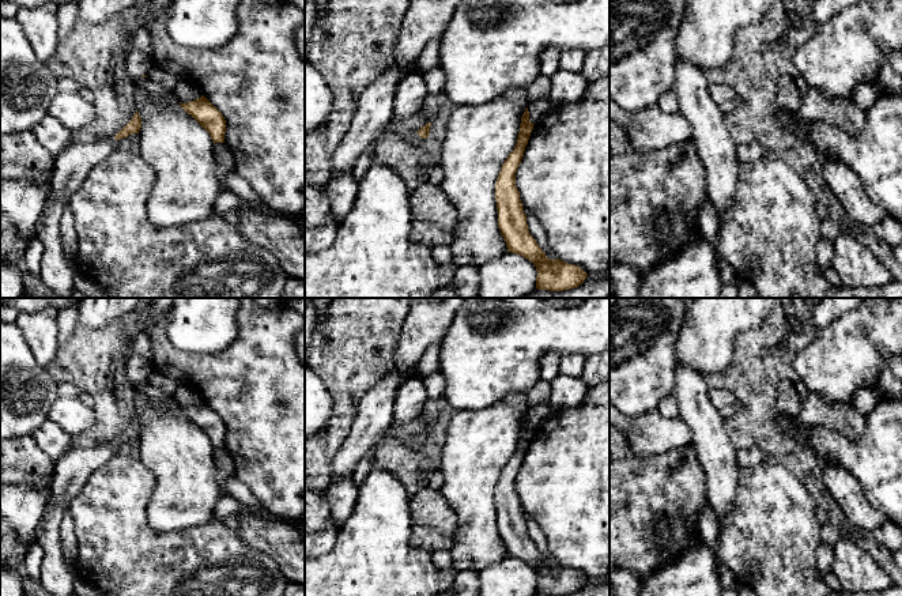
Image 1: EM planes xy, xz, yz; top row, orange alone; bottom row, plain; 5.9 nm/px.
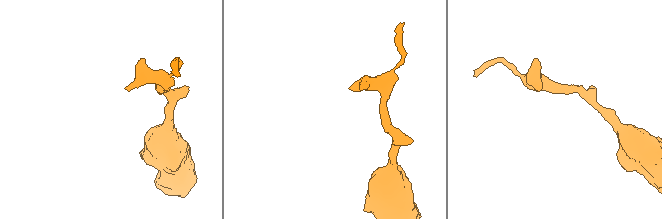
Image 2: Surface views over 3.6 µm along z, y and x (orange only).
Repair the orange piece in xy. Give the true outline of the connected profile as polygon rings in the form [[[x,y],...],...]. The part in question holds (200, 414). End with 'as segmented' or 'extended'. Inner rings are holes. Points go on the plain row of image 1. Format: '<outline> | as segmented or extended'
[[[204,400],[180,411],[210,438],[214,449],[224,446],[226,425]]] | as segmented

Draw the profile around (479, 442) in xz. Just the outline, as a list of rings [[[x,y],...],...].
[[[514,392],[483,410],[457,411],[446,427],[438,468],[444,476],[439,491],[457,517],[457,531],[449,550],[452,567],[457,572],[479,572],[507,557],[498,532],[495,487],[503,467],[516,452],[521,422],[529,407],[524,392]]]

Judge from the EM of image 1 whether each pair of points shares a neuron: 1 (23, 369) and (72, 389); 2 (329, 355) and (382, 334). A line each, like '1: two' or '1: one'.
1: two
2: one

